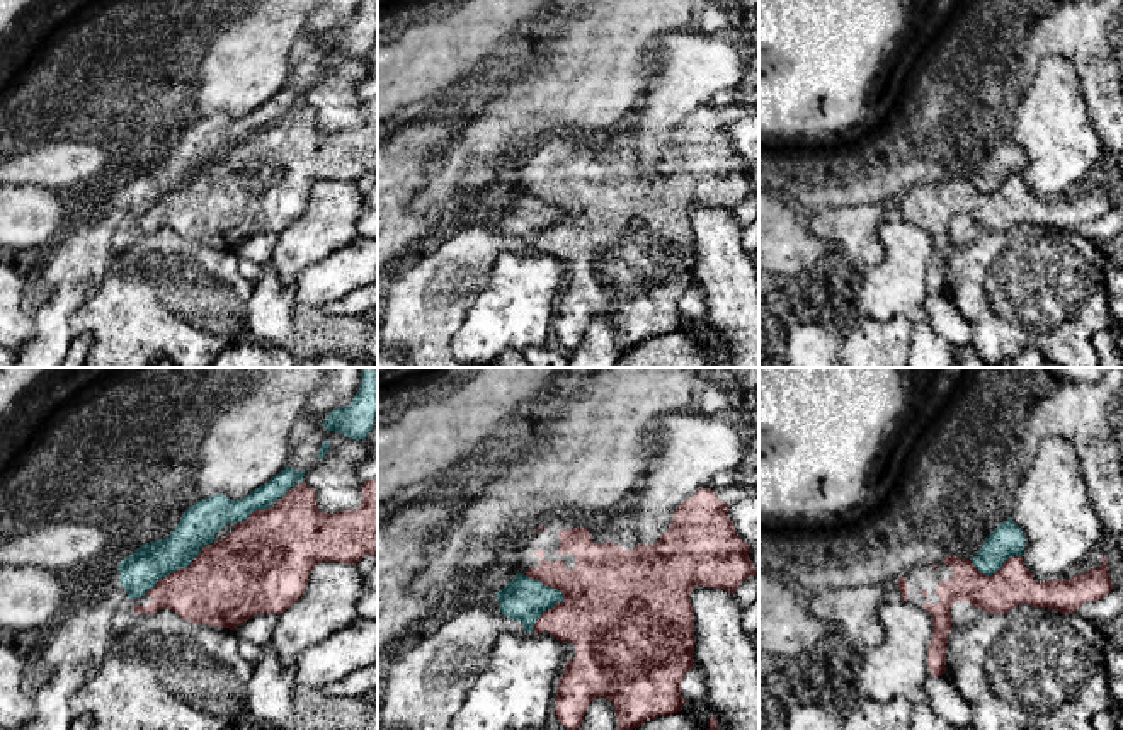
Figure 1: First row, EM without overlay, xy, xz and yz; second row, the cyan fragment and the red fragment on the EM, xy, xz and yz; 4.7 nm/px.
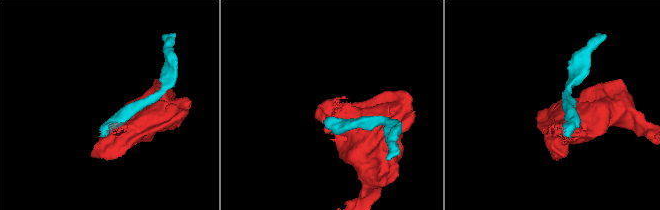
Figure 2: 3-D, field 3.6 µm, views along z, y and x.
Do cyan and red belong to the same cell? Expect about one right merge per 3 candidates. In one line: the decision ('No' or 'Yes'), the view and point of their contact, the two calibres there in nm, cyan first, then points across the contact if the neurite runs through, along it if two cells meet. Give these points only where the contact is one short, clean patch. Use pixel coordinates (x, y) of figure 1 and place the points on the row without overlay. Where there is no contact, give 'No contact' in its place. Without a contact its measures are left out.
No. Touches cyan at xz (562, 216). Thickness 200 nm (cyan) against 500 nm. Boundary: xz (526, 193), (562, 213), (562, 218), (550, 225), (531, 249)

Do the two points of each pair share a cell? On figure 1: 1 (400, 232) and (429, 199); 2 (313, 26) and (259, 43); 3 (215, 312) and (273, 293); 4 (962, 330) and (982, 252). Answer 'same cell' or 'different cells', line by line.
1: different cells
2: different cells
3: different cells
4: different cells

